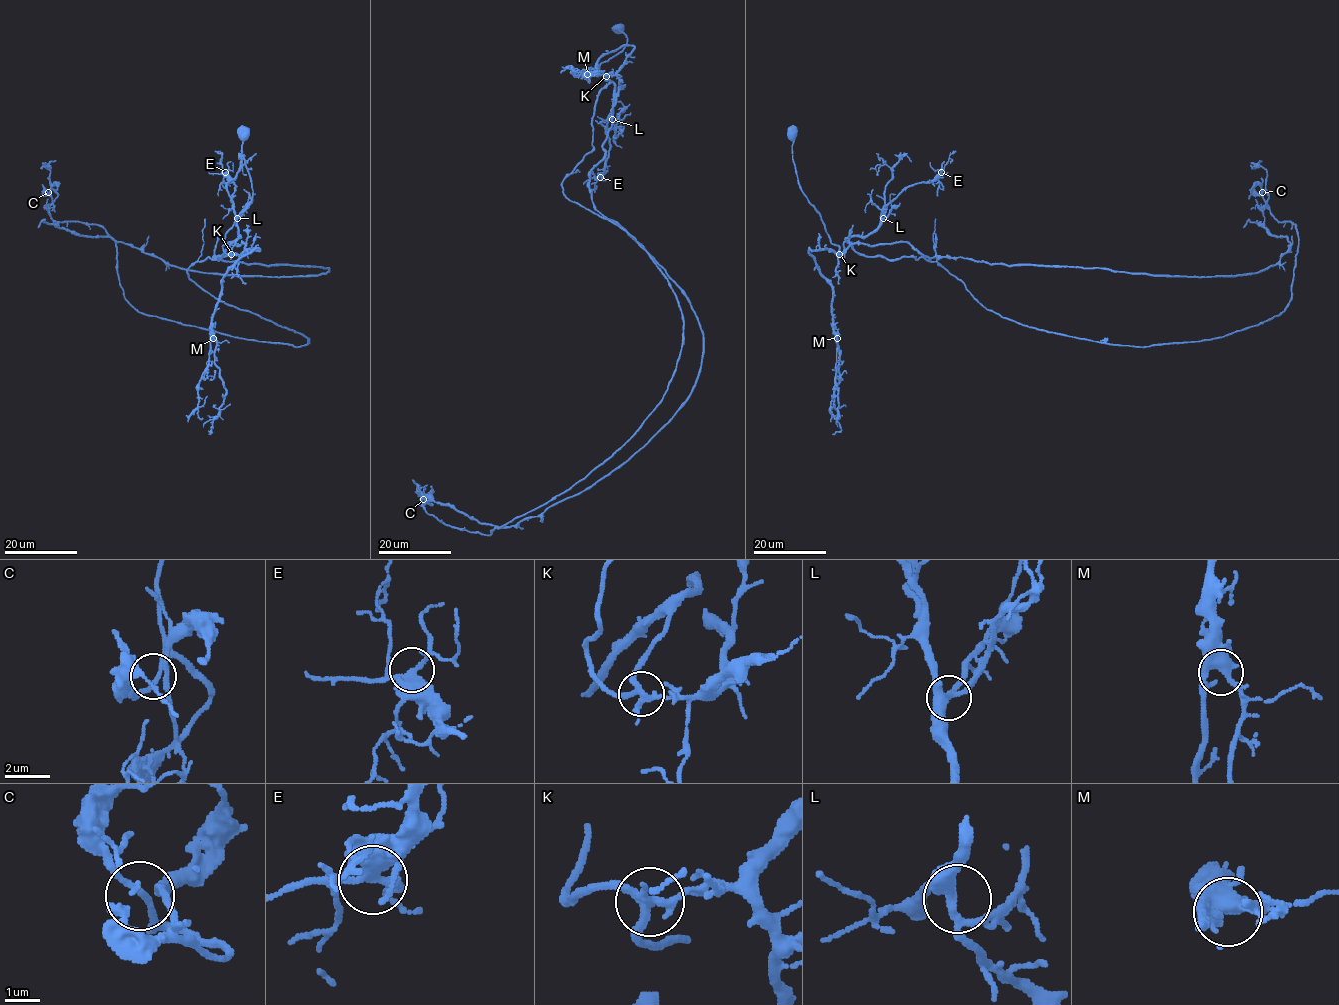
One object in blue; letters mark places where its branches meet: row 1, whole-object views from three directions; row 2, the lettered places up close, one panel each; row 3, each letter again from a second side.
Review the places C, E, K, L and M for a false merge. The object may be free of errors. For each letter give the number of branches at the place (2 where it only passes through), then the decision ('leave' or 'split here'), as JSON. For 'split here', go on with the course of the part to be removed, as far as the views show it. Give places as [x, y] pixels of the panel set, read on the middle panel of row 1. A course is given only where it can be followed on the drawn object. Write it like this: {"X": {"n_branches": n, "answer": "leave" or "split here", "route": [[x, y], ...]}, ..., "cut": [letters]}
{"C": {"n_branches": 4, "answer": "leave"}, "E": {"n_branches": 4, "answer": "leave"}, "K": {"n_branches": 4, "answer": "split here", "route": [[605, 75], [619, 87], [591, 200], [689, 302], [694, 387], [625, 461], [510, 527], [421, 487]]}, "L": {"n_branches": 4, "answer": "leave"}, "M": {"n_branches": 4, "answer": "leave"}, "cut": ["K"]}

